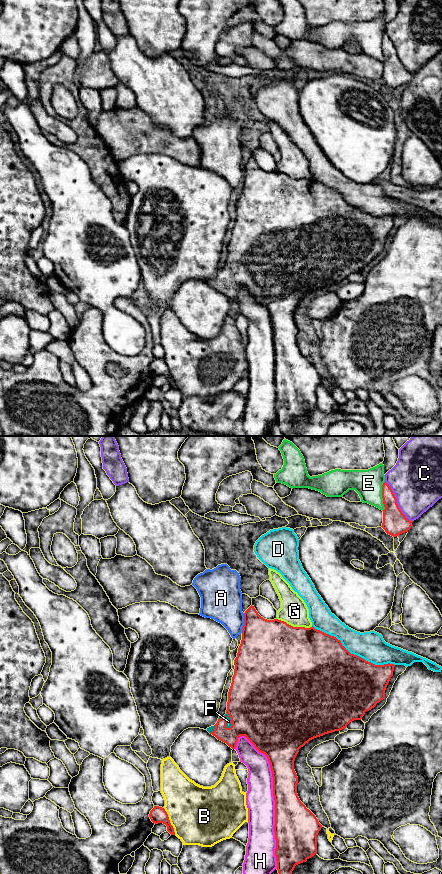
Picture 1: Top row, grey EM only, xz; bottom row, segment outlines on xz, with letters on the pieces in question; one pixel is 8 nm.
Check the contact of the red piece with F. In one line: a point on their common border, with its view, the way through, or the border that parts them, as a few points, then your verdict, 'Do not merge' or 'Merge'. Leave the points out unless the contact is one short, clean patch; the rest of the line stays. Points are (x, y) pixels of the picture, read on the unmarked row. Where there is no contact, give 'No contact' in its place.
Touches red at xz (225, 273). Path across: xz (254, 262), (227, 267), (225, 273), (228, 273). Merge

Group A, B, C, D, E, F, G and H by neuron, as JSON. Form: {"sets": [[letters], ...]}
{"sets": [["A"], ["B"], ["C"], ["D"], ["E"], ["F"], ["G"], ["H"]]}

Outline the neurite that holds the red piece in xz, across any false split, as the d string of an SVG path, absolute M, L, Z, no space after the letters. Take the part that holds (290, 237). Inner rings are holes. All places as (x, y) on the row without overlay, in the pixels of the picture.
M252 157L244 165L242 192L234 217L226 266L219 269L217 275L207 283L232 301L236 300L238 290L245 288L259 304L267 308L273 329L277 422L284 436L300 436L292 423L296 417L317 406L317 387L322 377L298 349L295 310L299 301L310 292L340 283L350 274L361 272L366 263L385 251L385 242L395 217L375 217L351 206L336 189L313 178L293 179L278 171L264 171Z

